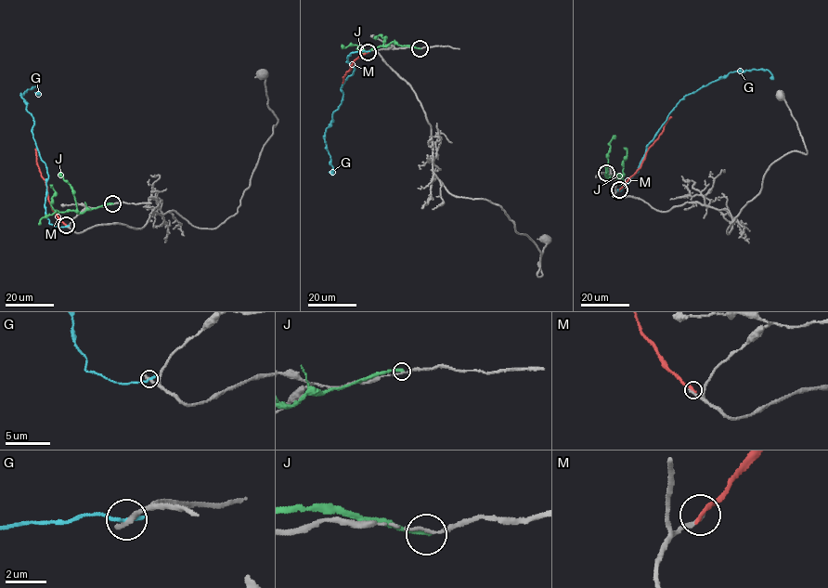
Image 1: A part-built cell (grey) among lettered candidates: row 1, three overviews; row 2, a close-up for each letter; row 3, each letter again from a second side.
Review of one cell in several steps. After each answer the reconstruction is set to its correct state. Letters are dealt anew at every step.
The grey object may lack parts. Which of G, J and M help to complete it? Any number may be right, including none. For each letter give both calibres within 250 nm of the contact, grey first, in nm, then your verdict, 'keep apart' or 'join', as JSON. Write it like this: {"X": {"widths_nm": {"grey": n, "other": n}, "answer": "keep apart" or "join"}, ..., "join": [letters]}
{"G": {"widths_nm": {"grey": 280, "other": 240}, "answer": "keep apart"}, "J": {"widths_nm": {"grey": 140, "other": 240}, "answer": "keep apart"}, "M": {"widths_nm": {"grey": 260, "other": 240}, "answer": "keep apart"}, "join": []}

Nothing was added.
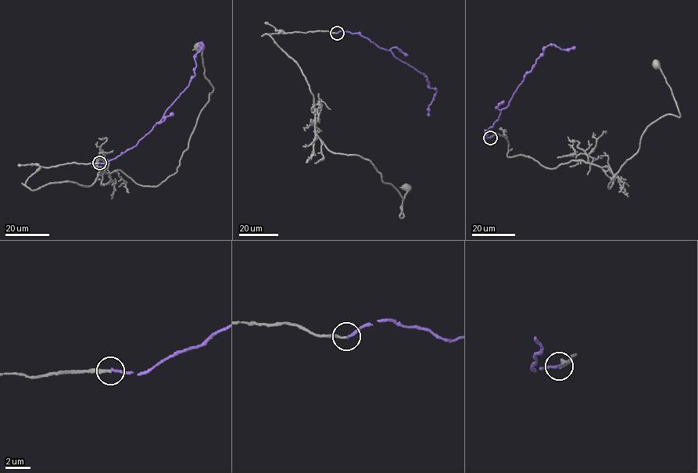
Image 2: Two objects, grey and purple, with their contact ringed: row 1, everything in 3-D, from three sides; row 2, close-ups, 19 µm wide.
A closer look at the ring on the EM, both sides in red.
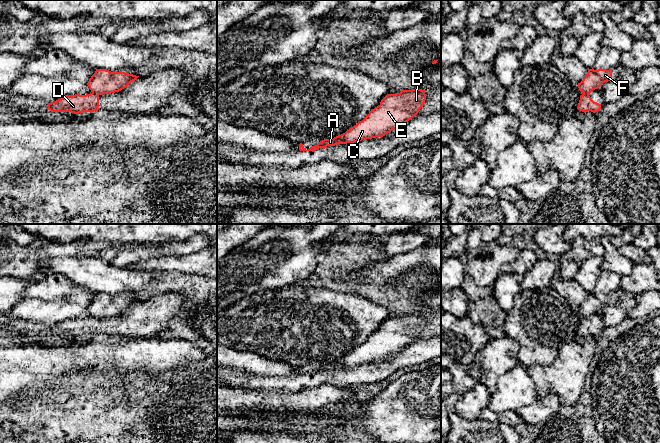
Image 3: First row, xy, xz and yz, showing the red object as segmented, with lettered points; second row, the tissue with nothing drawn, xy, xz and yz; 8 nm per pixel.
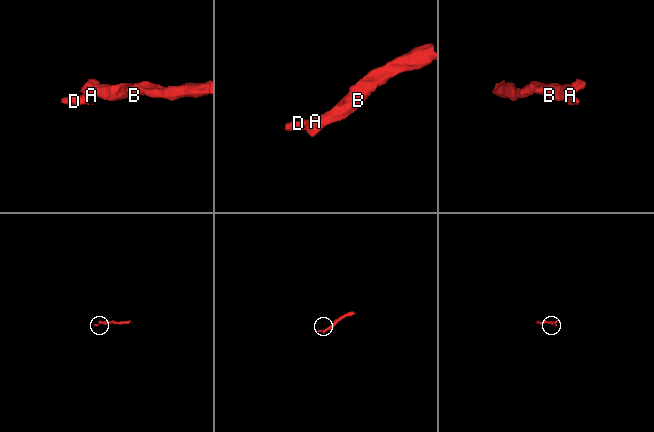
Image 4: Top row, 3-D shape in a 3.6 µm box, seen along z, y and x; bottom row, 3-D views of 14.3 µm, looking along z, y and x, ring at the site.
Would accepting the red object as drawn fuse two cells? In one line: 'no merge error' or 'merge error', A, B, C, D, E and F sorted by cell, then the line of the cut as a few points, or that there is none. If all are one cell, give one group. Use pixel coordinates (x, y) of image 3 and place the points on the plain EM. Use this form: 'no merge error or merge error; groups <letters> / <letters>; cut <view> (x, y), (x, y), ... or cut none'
merge error; groups A B C E F / D; cut xy (92, 316), (98, 319)

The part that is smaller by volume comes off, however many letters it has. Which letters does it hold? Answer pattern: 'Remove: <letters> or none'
Remove: D

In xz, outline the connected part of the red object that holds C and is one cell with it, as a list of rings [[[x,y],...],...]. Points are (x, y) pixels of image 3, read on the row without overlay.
[[[419,312],[388,318],[362,345],[345,357],[322,364],[321,372],[383,361],[416,340],[425,324],[425,314]]]

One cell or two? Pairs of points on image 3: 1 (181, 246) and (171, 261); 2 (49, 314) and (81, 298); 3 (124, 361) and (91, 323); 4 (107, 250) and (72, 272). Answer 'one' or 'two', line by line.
1: two
2: one
3: two
4: two

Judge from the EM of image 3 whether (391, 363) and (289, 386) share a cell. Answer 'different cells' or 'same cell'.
same cell

